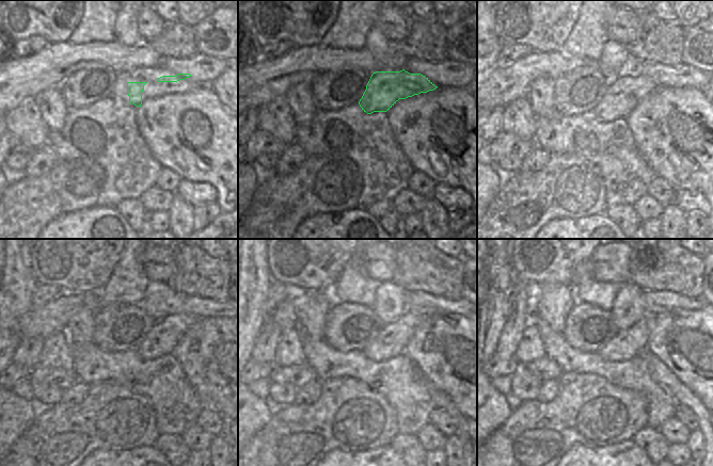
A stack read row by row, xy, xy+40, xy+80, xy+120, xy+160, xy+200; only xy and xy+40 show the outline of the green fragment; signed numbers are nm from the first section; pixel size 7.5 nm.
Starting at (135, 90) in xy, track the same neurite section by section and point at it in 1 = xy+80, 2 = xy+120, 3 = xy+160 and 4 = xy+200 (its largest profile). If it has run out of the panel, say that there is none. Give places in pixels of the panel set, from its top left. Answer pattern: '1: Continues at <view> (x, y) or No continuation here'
1: Continues at xy+80 (618, 101)
2: Continues at xy+120 (159, 340)
3: Continues at xy+160 (392, 340)
4: Continues at xy+200 (628, 343).

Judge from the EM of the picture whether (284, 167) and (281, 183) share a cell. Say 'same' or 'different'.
different

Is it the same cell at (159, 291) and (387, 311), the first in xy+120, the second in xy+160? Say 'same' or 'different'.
same

